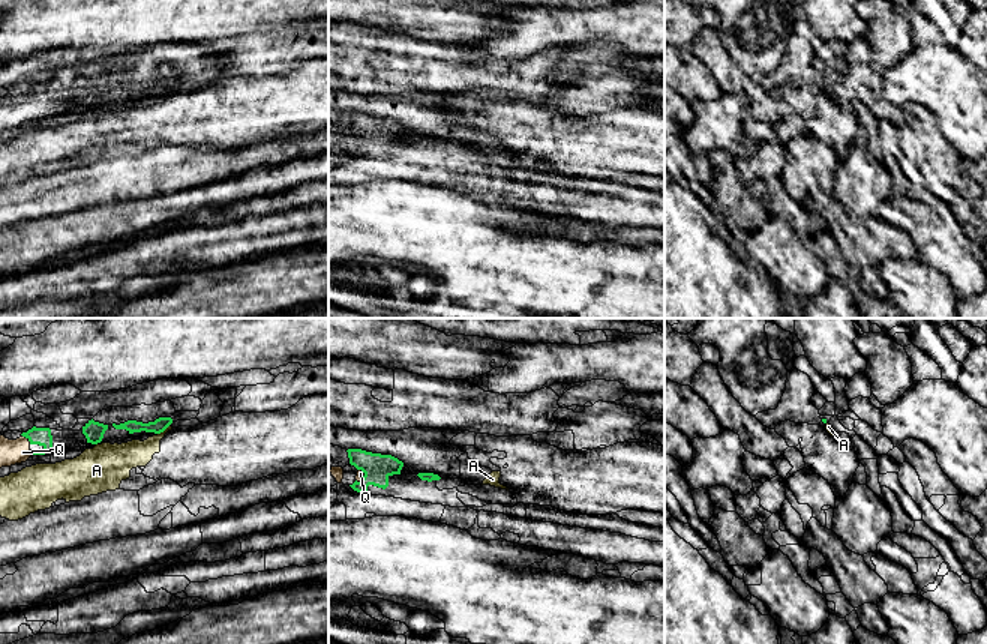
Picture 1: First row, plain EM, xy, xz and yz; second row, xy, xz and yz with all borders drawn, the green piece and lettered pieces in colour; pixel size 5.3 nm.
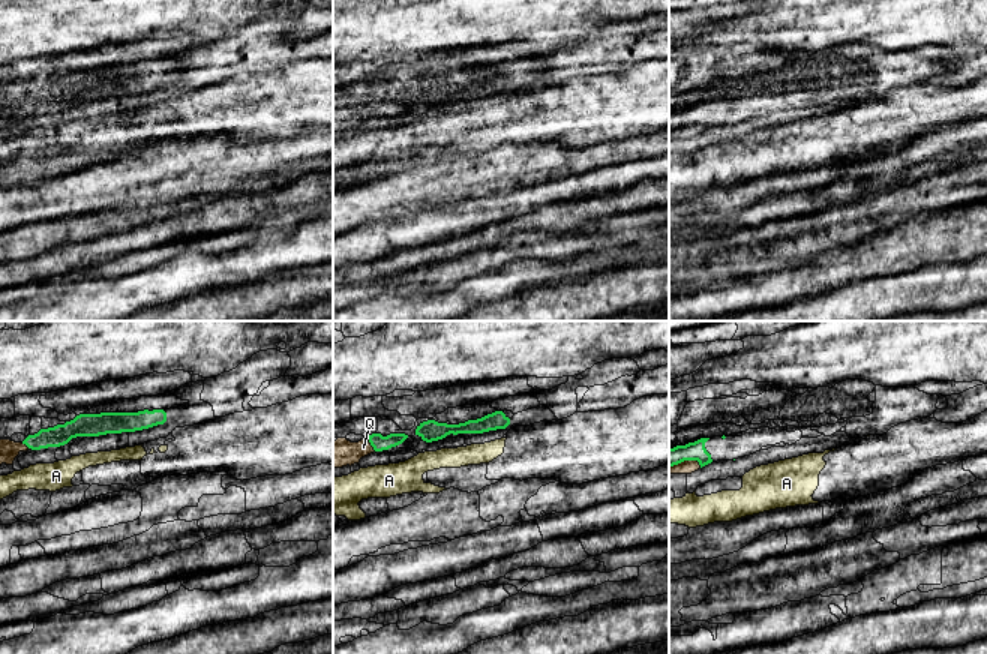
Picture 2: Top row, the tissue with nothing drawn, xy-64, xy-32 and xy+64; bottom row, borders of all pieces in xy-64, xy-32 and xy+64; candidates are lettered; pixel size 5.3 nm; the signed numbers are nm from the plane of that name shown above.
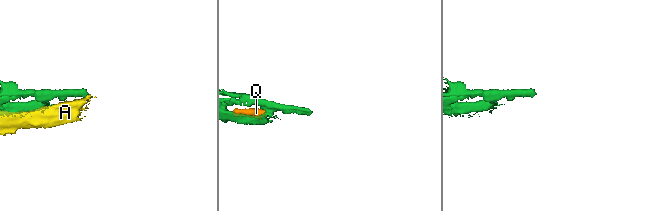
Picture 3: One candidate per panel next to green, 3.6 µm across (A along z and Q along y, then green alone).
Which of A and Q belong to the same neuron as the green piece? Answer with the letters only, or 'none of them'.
Q

